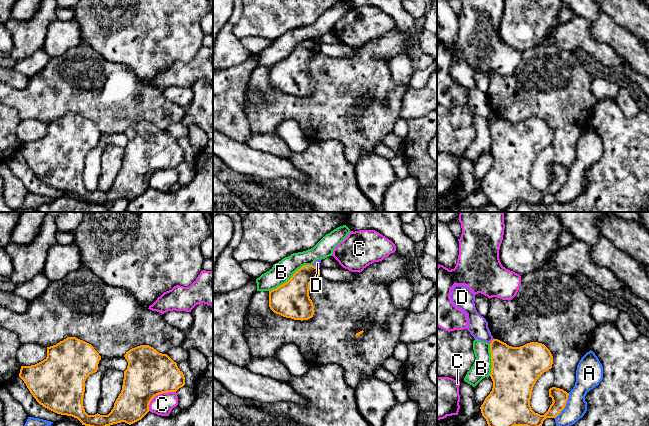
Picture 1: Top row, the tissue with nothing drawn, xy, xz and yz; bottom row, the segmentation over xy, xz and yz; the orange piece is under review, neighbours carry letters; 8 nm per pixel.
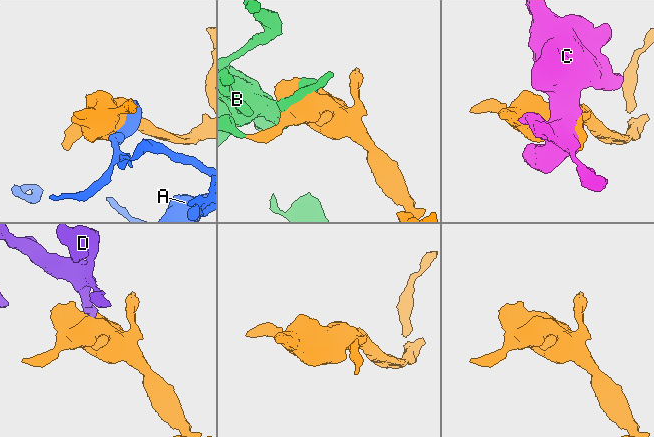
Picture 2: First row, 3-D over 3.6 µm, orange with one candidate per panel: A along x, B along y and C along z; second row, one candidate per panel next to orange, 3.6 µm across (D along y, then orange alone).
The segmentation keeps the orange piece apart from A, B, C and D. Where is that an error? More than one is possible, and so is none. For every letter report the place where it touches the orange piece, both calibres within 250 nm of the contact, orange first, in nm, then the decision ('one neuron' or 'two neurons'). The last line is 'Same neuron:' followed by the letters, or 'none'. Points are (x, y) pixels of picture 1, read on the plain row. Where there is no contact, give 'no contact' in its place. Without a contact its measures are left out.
A: contact yz (565, 181); calibres 130 and 170 nm; two neurons
B: contact xz (291, 53); calibres 280 and 170 nm; two neurons
C: contact xy (158, 170); calibres 380 and 170 nm; two neurons
D: contact yz (491, 117); calibres 300 and 160 nm; two neurons
Same neuron: none

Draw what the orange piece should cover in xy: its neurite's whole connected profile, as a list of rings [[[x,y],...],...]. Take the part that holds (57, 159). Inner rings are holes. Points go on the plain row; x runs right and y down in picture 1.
[[[67,113],[56,121],[47,123],[47,133],[35,141],[21,142],[19,153],[40,181],[57,190],[77,194],[82,201],[102,205],[121,198],[131,201],[149,188],[149,180],[155,172],[176,168],[183,163],[185,153],[176,138],[149,121],[132,124],[124,133],[128,142],[124,147],[122,166],[108,191],[88,191],[85,188],[85,157],[90,150],[97,148],[101,132],[91,120],[76,113]]]

